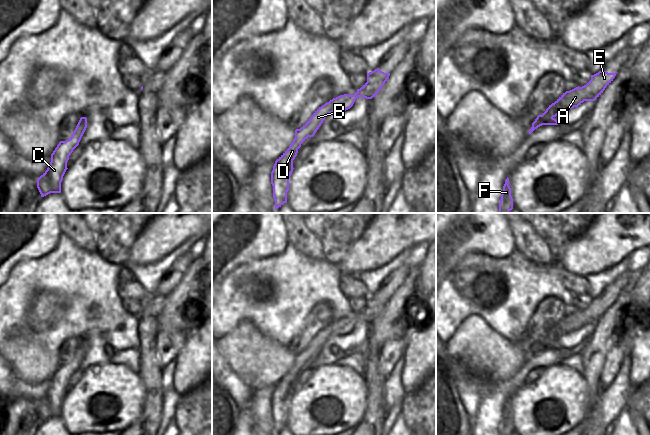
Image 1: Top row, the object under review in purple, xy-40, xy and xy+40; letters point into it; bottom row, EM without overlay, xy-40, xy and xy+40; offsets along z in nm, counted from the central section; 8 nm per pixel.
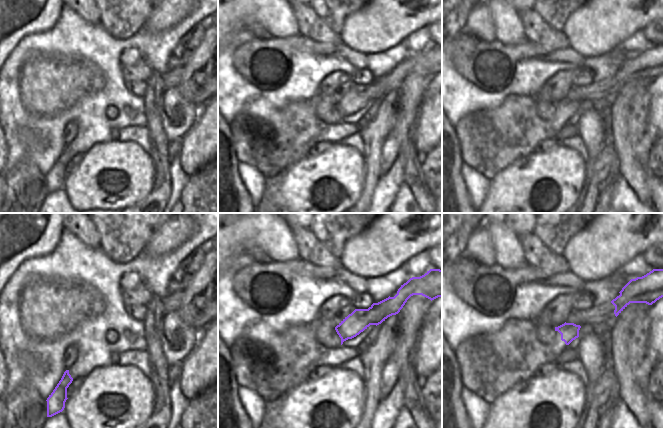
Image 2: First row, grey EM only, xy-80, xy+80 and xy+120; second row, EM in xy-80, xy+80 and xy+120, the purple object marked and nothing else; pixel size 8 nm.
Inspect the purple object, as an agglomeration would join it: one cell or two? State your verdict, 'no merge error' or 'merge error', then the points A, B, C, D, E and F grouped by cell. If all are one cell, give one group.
no merge error; A B C D E F

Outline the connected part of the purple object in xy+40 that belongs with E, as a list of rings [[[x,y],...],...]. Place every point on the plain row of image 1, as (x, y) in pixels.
[[[602,293],[591,299],[591,304],[586,309],[563,317],[554,327],[549,329],[542,339],[537,340],[532,347],[529,358],[542,349],[558,349],[559,346],[555,341],[564,335],[578,331],[584,325],[595,325],[613,305],[616,298],[608,297]]]

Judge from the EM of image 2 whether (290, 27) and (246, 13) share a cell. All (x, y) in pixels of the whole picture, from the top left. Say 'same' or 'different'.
same

